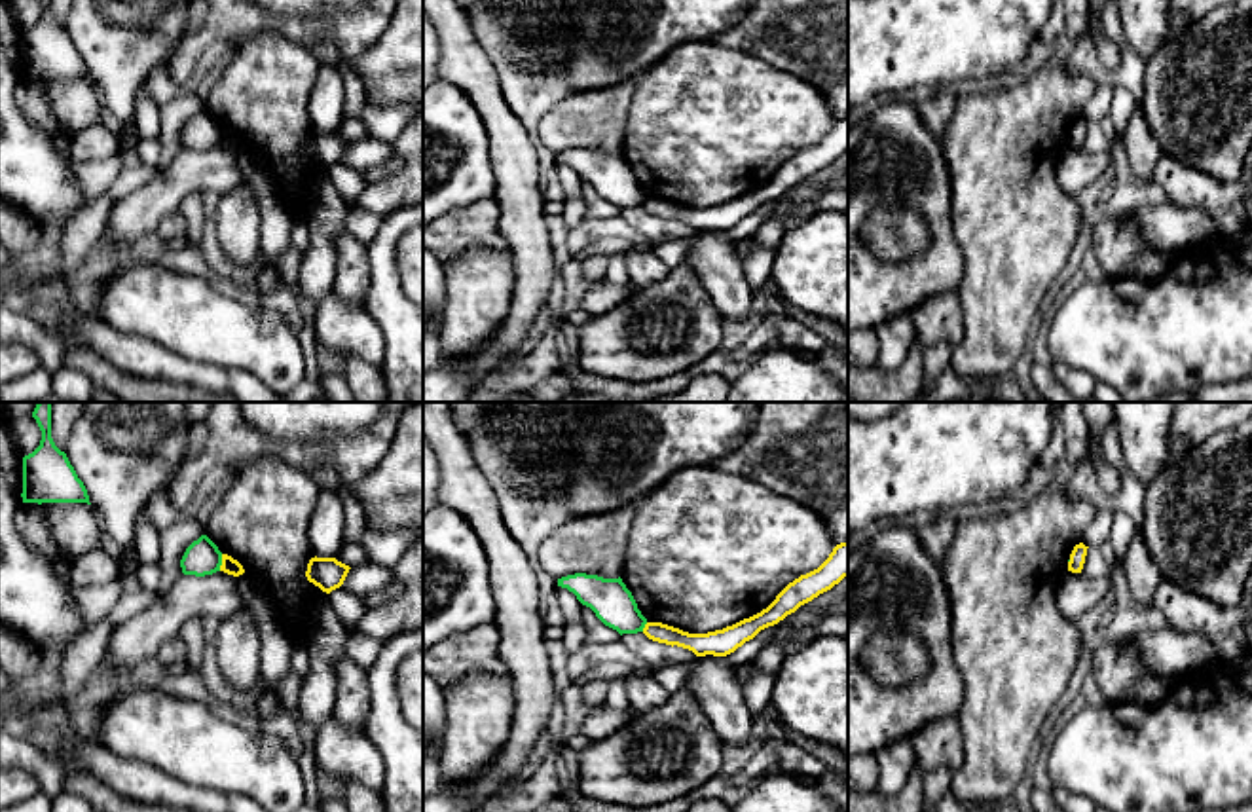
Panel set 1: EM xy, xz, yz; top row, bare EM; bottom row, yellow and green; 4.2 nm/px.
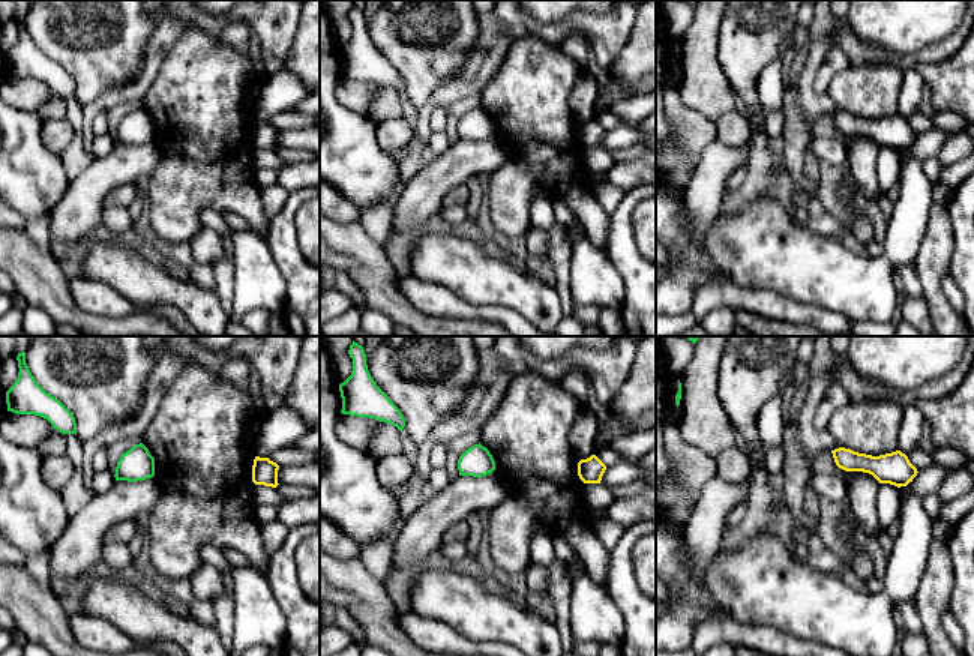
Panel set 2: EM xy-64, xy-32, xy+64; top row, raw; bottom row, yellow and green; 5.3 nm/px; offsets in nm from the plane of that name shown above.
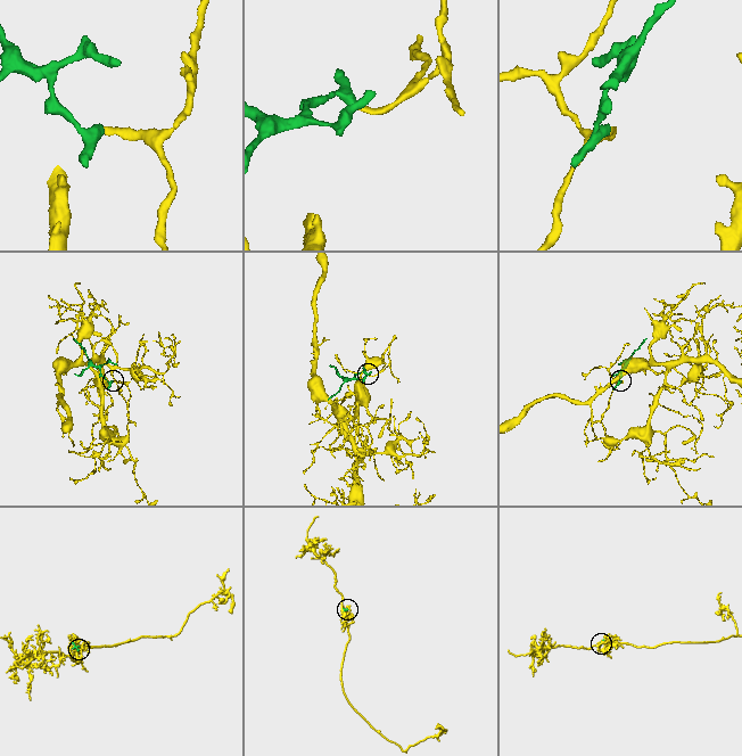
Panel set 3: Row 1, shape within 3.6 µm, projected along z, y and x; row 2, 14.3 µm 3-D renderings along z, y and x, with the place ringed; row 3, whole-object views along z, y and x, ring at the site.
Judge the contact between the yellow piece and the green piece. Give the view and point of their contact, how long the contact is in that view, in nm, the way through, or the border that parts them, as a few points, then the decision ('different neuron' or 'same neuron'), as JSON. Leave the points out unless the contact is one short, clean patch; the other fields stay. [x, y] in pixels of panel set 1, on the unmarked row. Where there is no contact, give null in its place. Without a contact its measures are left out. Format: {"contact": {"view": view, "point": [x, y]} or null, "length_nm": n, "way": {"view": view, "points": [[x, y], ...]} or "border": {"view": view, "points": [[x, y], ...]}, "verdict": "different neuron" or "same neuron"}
{"contact": {"view": "xy", "point": [222, 137]}, "length_nm": 70, "border": {"view": "xy", "points": [[222, 129], [219, 145]]}, "verdict": "different neuron"}

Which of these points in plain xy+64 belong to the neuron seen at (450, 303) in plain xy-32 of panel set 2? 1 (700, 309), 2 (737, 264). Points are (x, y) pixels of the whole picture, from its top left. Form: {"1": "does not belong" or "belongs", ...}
{"1": "belongs", "2": "does not belong"}

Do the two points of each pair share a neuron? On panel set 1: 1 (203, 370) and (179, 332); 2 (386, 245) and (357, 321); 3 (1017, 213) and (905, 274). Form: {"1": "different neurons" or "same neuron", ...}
{"1": "different neurons", "2": "different neurons", "3": "different neurons"}

